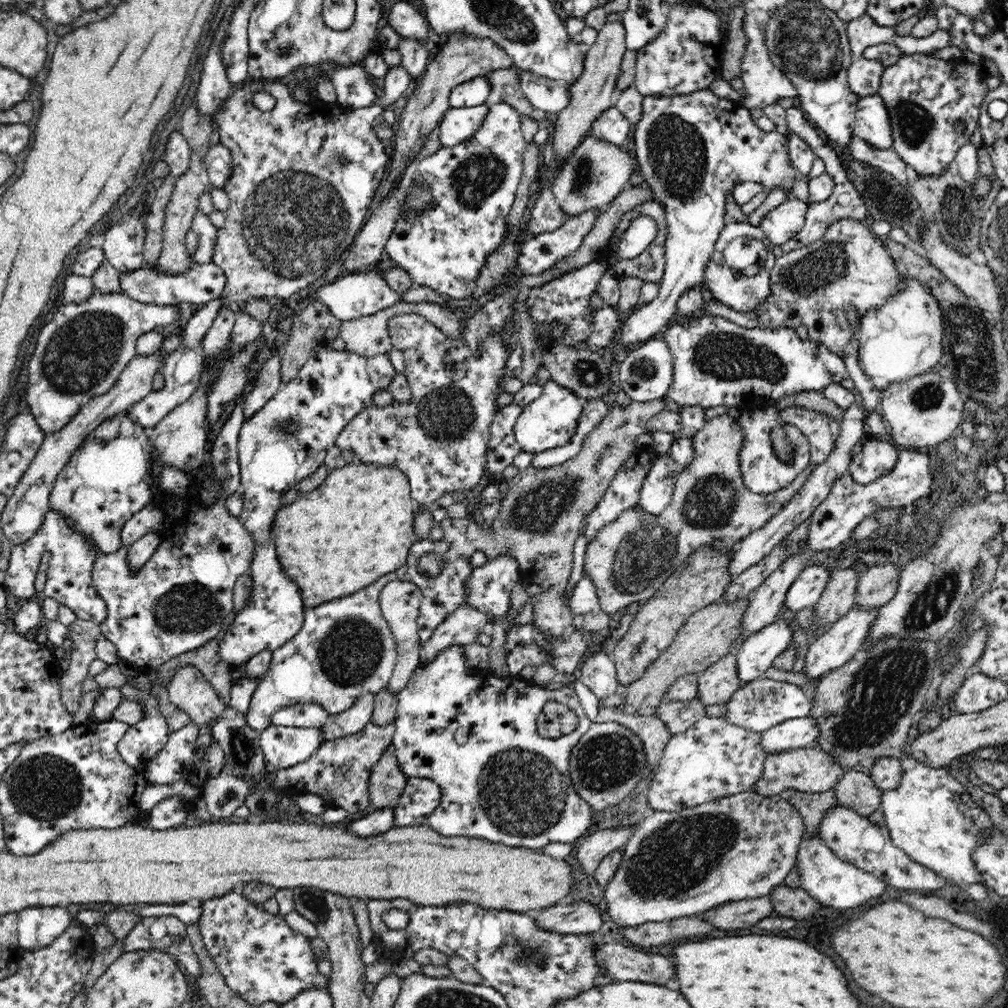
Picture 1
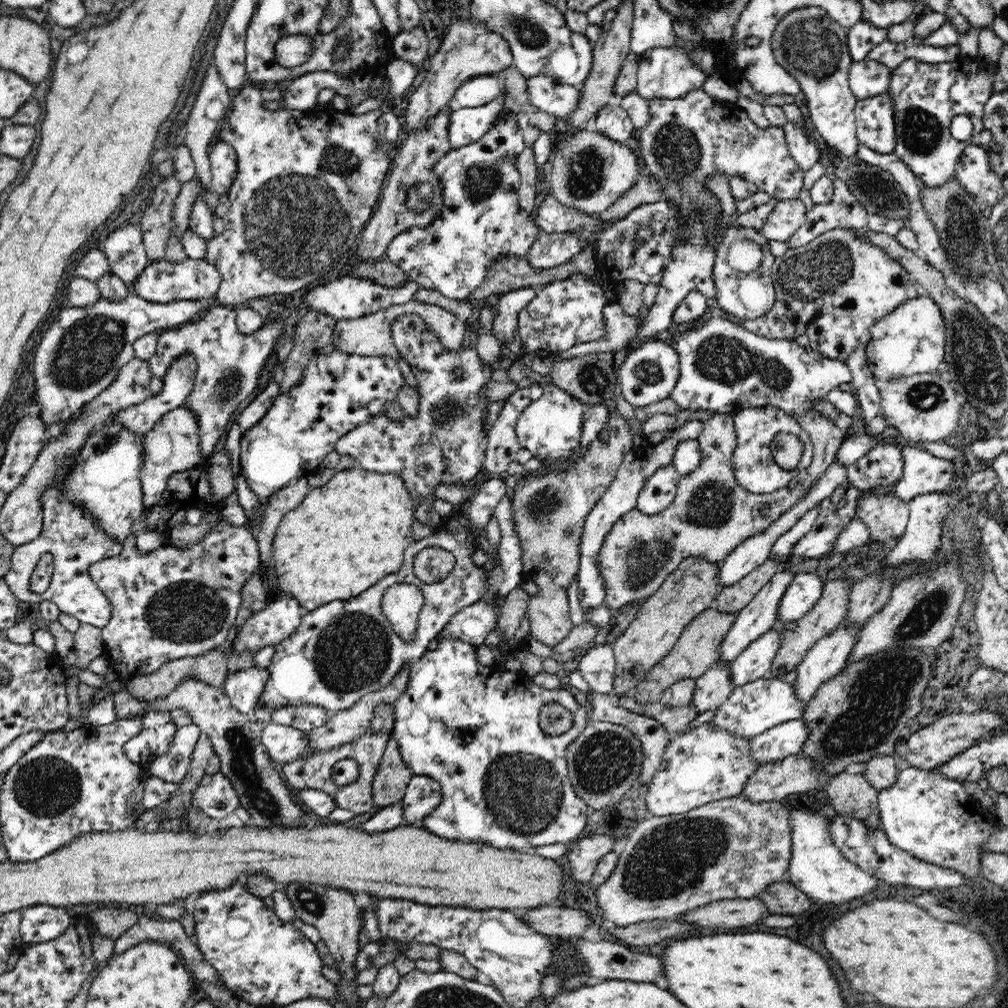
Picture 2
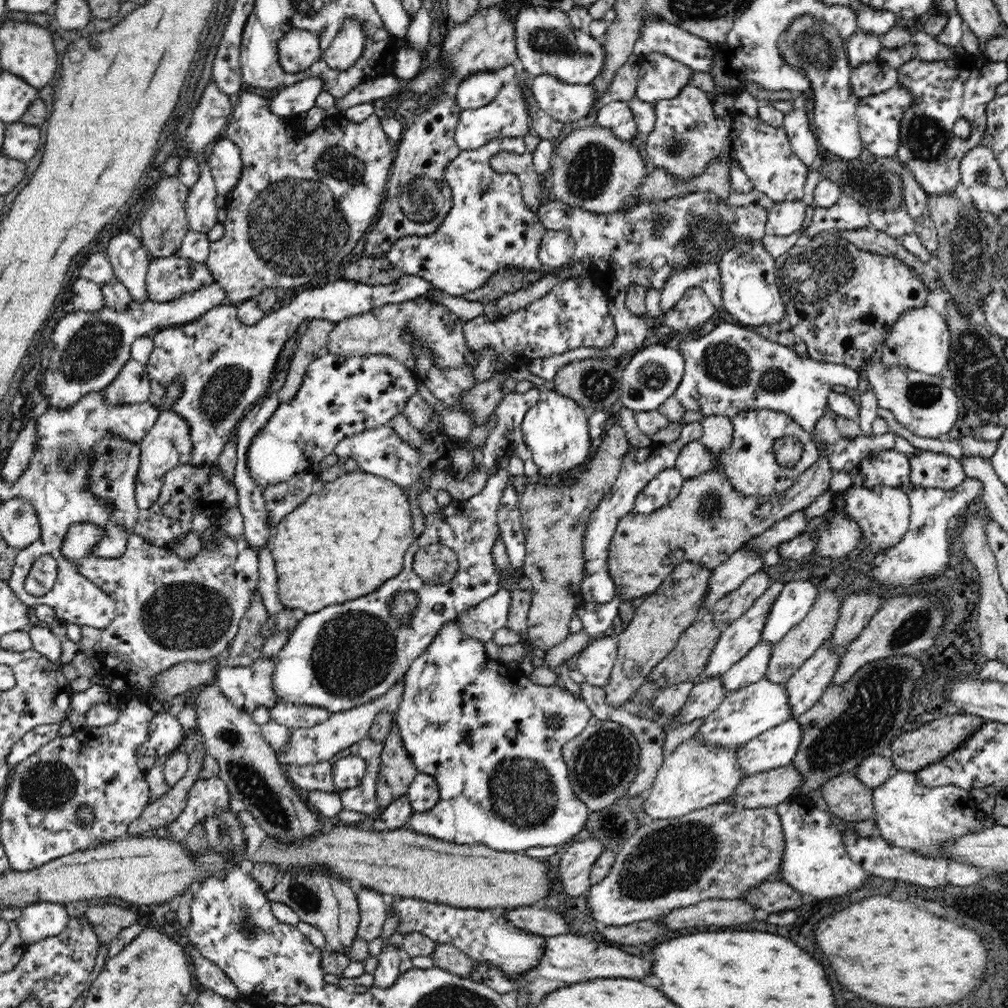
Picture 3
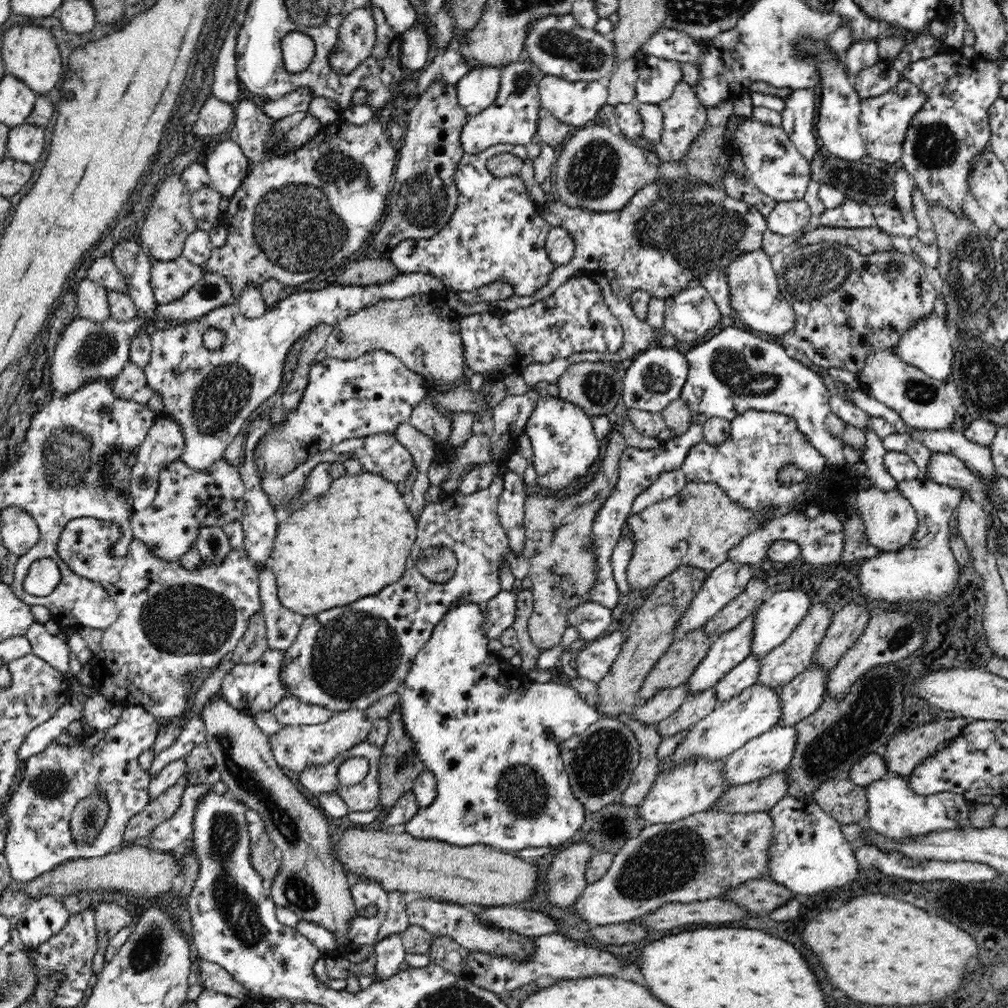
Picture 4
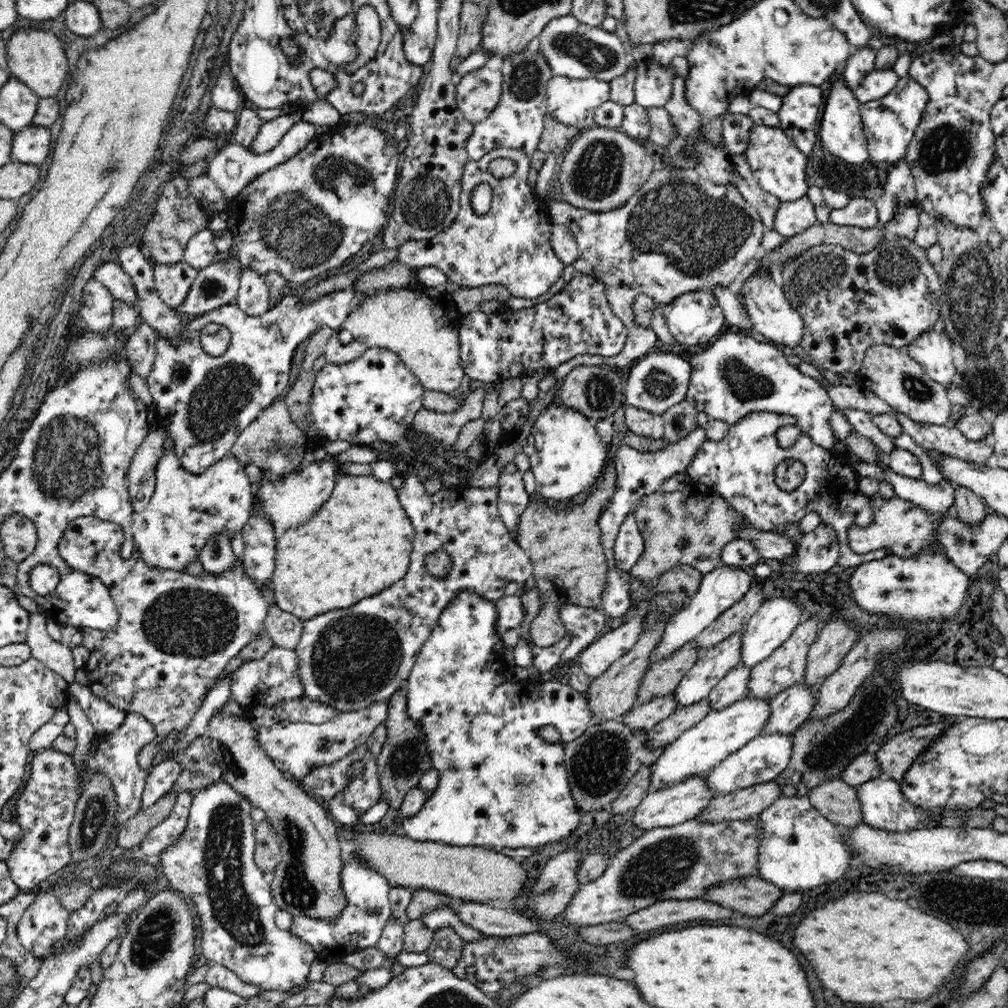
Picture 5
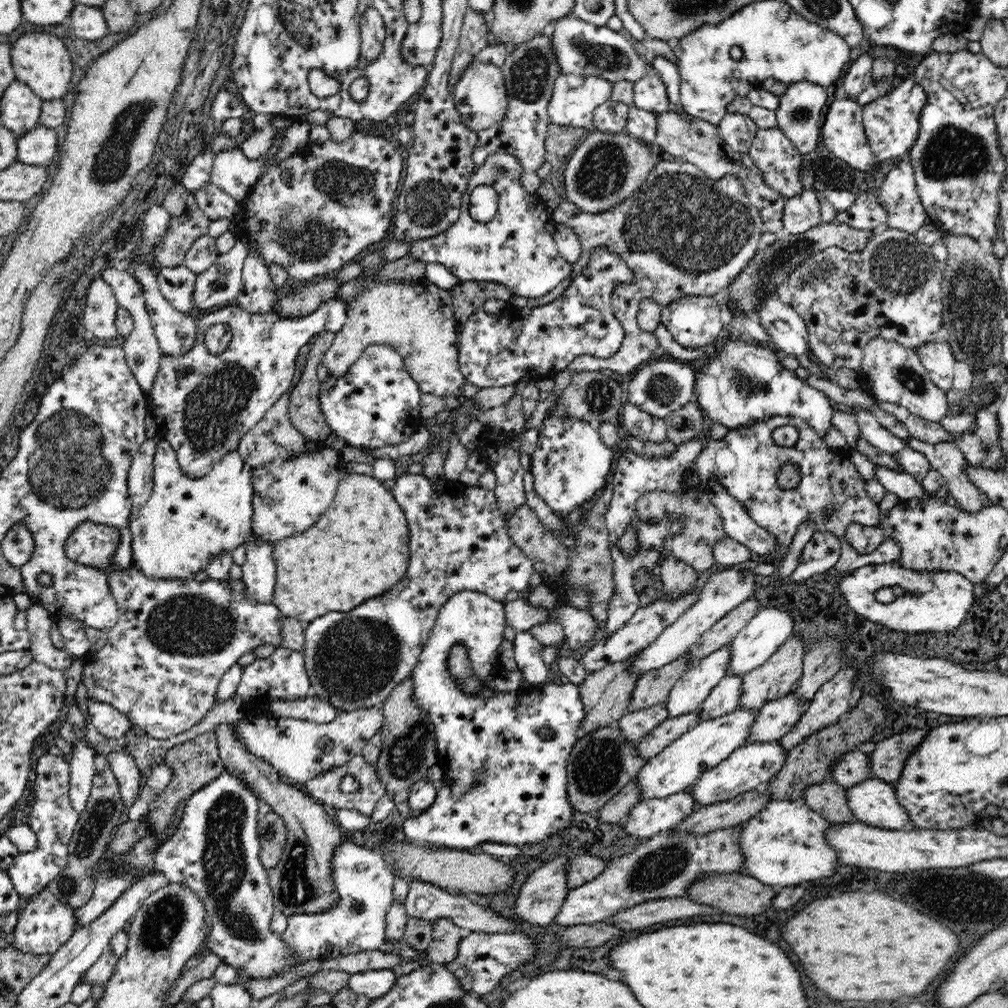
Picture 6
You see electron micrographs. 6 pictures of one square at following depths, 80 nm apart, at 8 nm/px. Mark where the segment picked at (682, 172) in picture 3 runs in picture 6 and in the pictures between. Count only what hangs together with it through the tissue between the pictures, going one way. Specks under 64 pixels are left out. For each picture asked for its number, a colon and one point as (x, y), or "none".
4: (774, 164)
5: (779, 167)
6: (772, 151)

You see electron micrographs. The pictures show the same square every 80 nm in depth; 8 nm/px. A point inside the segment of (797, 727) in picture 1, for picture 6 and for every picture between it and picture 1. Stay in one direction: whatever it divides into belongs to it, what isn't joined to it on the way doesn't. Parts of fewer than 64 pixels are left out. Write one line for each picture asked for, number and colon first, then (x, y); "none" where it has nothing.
2: (786, 739)
3: (776, 747)
4: (771, 752)
5: (759, 761)
6: (750, 767)

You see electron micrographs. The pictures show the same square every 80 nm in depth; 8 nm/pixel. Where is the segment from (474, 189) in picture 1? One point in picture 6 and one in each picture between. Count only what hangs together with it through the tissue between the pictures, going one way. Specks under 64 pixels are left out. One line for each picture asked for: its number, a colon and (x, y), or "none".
2: (482, 222)
3: (489, 228)
4: (497, 233)
5: (510, 246)
6: (517, 248)

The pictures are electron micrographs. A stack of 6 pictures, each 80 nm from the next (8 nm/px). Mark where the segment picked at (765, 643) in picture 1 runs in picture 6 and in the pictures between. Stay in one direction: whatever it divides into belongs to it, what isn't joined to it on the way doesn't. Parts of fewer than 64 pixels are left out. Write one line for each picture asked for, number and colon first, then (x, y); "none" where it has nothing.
2: (755, 663)
3: (752, 668)
4: (744, 676)
5: (733, 687)
6: (723, 700)

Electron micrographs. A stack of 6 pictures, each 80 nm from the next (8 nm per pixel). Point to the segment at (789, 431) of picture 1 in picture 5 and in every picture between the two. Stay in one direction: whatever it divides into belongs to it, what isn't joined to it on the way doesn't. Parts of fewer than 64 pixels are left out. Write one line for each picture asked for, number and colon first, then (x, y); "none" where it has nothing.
2: (754, 467)
3: (749, 463)
4: (766, 464)
5: (771, 487)

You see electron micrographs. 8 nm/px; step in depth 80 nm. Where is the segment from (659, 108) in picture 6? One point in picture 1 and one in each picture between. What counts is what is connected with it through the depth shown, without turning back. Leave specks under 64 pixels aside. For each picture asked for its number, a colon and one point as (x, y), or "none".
1: (686, 56)
2: (663, 73)
3: (660, 77)
4: (656, 79)
5: (653, 87)

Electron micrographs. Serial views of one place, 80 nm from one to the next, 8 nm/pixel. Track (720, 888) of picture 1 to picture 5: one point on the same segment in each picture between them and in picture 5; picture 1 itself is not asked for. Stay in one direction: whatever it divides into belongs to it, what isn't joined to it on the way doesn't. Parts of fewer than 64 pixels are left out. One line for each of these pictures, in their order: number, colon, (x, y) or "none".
2: (732, 848)
3: (718, 852)
4: (698, 858)
5: (681, 861)

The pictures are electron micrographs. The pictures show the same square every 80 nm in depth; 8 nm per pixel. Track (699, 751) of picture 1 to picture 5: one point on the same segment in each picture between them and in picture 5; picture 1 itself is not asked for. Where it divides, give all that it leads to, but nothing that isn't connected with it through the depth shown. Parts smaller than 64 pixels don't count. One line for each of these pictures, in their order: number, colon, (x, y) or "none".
2: (704, 765)
3: (694, 776)
4: (682, 791)
5: (682, 802)

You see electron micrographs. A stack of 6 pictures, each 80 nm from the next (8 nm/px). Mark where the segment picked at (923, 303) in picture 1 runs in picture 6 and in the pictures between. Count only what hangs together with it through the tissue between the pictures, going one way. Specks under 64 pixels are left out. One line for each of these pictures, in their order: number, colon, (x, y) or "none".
2: (911, 340)
3: (920, 341)
4: (927, 345)
5: (933, 351)
6: (938, 358)

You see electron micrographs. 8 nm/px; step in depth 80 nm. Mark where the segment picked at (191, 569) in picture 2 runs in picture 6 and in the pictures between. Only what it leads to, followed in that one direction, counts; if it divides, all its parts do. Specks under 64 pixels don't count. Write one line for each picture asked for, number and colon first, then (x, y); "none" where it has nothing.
3: (169, 611)
4: (175, 626)
5: (176, 634)
6: (174, 639)

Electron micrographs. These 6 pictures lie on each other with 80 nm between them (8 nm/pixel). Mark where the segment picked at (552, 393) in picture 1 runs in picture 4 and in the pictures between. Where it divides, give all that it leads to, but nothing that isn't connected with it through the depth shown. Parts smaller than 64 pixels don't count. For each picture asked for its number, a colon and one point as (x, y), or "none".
2: (551, 427)
3: (556, 430)
4: (565, 446)

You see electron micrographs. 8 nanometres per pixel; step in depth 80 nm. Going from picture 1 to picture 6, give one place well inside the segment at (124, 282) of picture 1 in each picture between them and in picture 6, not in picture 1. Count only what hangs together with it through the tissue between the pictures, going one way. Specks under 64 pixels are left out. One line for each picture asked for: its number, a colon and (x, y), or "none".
2: (163, 281)
3: (168, 278)
4: (171, 280)
5: (173, 282)
6: (177, 284)

